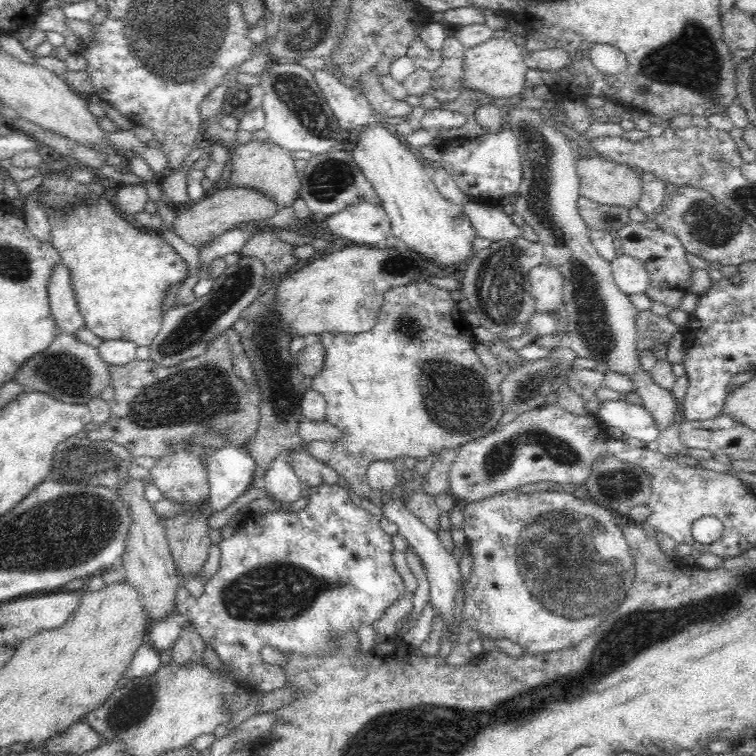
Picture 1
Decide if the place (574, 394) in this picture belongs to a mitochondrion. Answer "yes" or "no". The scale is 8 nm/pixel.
no

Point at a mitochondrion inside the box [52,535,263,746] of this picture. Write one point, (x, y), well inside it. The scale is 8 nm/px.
(131, 709)

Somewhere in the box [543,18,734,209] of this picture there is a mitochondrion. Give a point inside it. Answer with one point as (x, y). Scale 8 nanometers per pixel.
(690, 60)

